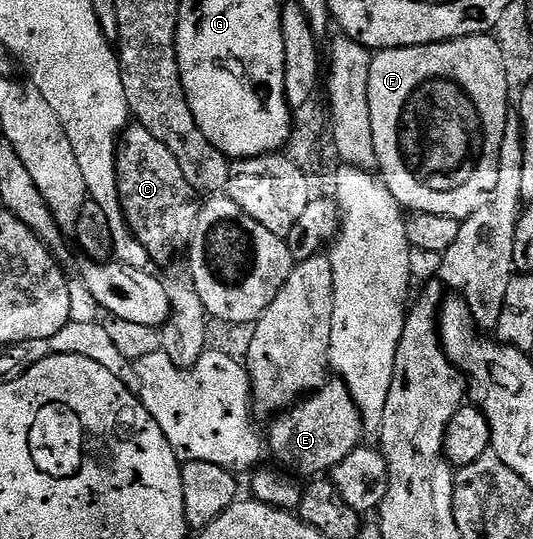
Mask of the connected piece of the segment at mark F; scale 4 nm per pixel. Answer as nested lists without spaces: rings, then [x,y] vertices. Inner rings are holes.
[[[471,34],[468,38],[455,38],[453,42],[435,42],[425,46],[379,51],[370,64],[370,124],[374,128],[378,174],[394,200],[398,200],[405,211],[417,214],[430,212],[434,216],[450,216],[463,220],[478,212],[478,208],[482,208],[482,204],[486,204],[486,200],[494,192],[494,184],[498,184],[499,149],[502,147],[503,132],[506,131],[510,111],[508,100],[510,93],[503,68],[503,52],[494,37],[487,34]]]

